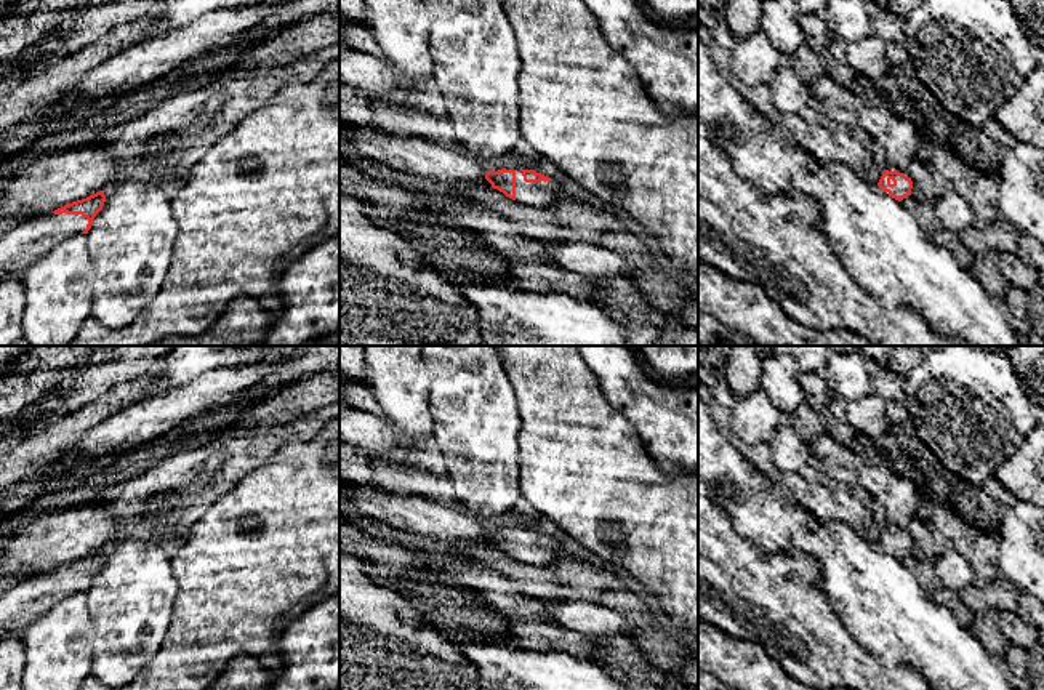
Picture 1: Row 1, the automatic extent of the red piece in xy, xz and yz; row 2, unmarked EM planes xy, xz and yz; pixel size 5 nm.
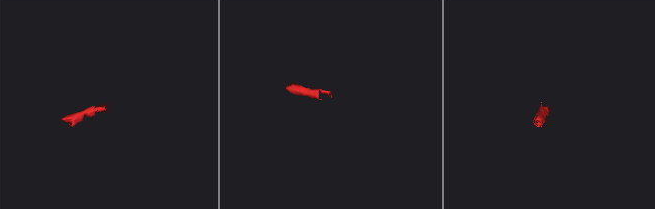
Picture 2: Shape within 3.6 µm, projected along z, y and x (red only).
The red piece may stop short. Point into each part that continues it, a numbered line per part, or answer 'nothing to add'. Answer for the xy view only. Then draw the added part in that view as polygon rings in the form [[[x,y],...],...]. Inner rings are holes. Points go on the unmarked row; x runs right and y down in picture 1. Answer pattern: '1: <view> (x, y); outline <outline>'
1: xy (31, 597); outline [[[50,572],[21,580],[0,597],[0,636],[14,637],[58,602],[83,591],[86,583],[88,578],[82,573],[67,572]]]

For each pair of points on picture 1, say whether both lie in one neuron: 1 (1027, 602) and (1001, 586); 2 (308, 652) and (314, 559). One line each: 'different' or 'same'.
1: different
2: different

